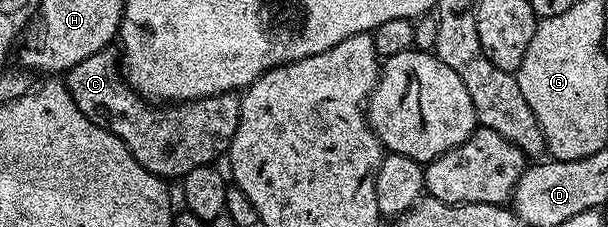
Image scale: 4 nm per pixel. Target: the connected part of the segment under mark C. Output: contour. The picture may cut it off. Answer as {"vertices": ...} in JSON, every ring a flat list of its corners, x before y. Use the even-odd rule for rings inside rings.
{"vertices":[[113,50,83,58,83,62,64,73,63,79,75,106,79,106,79,110,83,110,95,126,108,128,116,134,123,146,131,150,139,166,162,178,183,178,199,166,213,164,220,156,222,159,228,153,229,141,239,126,241,102,232,92,181,102,173,107,154,106,126,84,119,67,118,53],[173,124,179,131,185,132,186,140,173,140],[200,136,209,140,197,140],[216,136,217,140,213,140]]}

